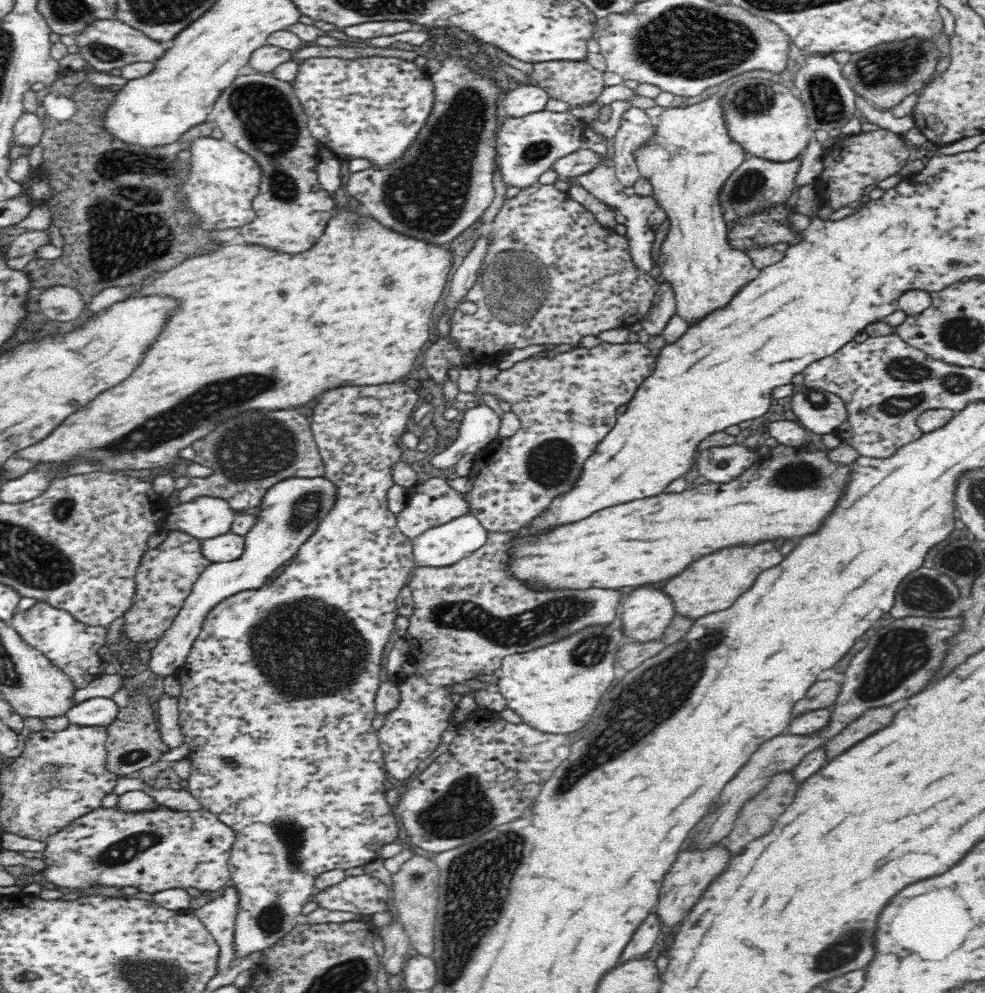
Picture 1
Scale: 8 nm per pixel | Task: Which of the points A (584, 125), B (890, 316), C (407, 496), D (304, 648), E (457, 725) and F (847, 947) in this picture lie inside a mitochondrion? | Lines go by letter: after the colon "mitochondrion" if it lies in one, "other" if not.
A: other
B: other
C: other
D: mitochondrion
E: other
F: mitochondrion

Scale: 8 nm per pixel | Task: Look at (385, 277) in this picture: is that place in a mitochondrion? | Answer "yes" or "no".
yes

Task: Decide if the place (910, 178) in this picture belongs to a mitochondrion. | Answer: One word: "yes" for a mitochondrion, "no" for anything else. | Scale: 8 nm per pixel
no

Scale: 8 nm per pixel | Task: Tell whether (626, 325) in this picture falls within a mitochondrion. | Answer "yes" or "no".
no

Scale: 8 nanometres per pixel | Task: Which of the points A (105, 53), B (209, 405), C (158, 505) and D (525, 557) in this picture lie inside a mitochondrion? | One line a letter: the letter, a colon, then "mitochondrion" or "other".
A: mitochondrion
B: mitochondrion
C: other
D: other

